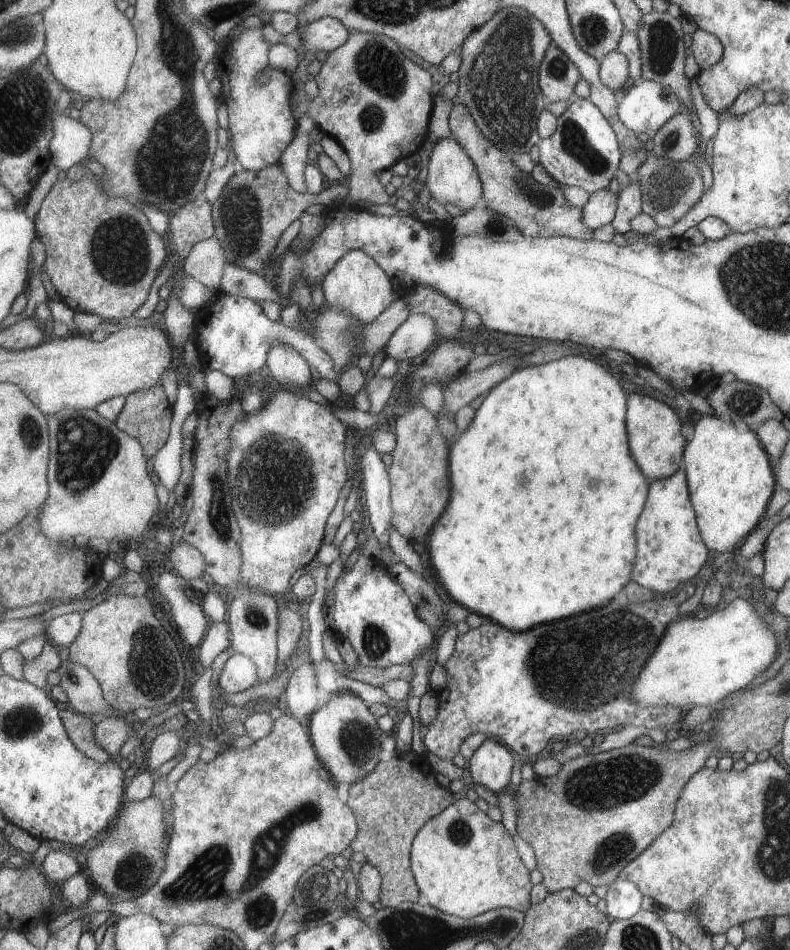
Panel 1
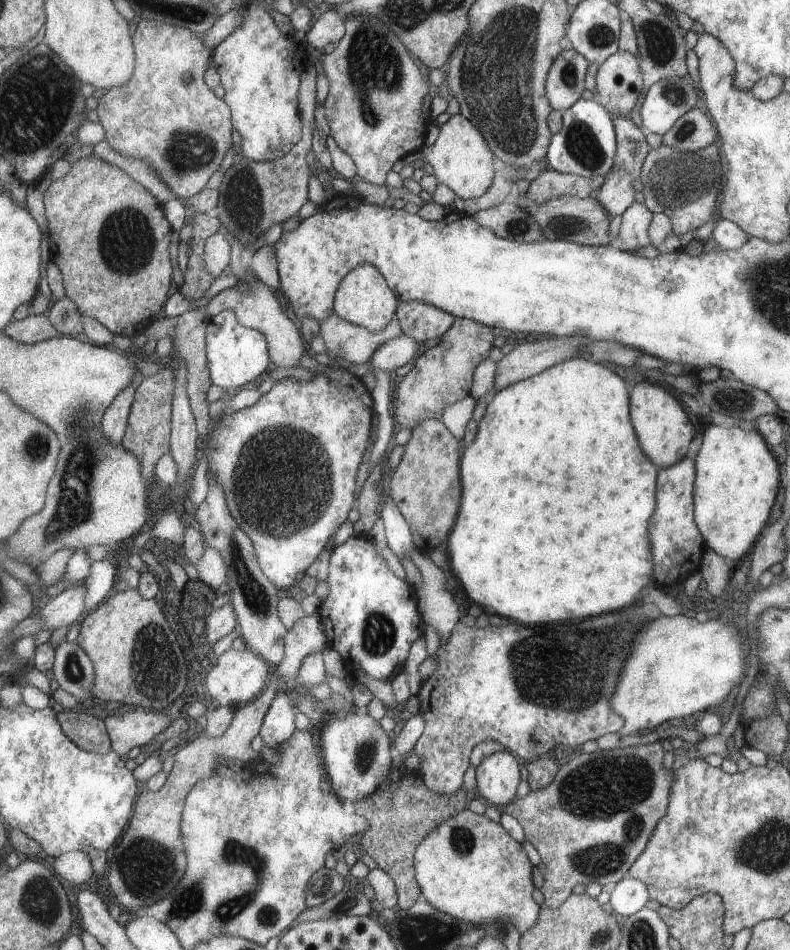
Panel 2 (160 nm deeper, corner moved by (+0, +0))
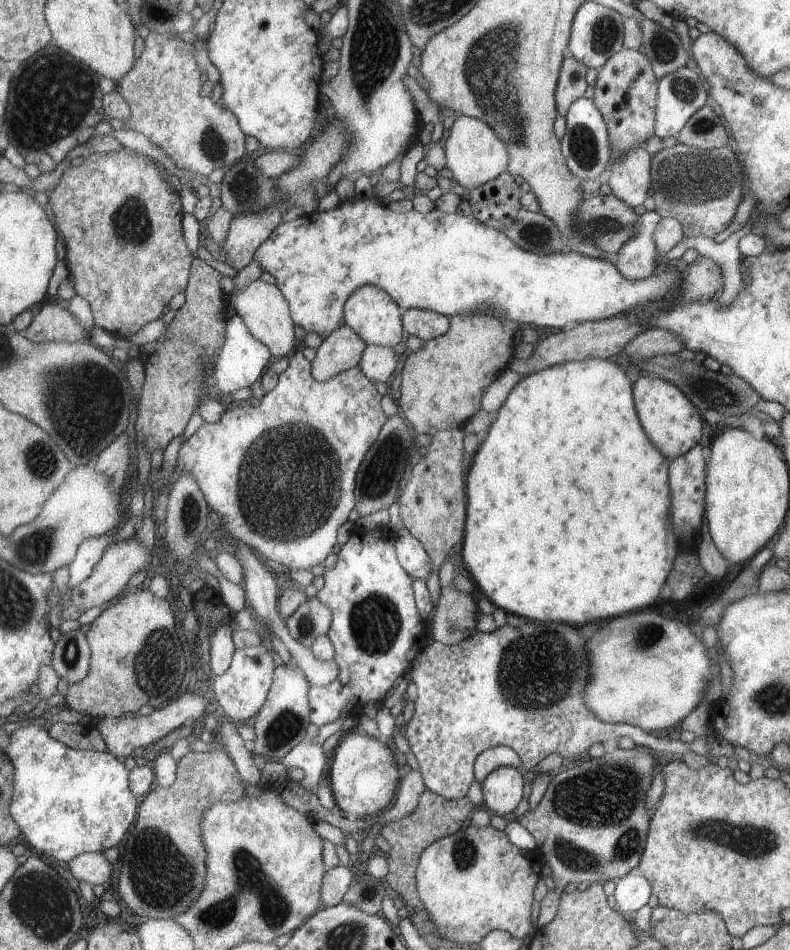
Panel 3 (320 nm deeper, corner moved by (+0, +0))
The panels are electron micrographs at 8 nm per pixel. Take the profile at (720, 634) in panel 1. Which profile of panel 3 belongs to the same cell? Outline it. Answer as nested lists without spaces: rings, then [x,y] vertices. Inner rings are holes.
[[[640,610],[626,615],[621,615],[615,618],[611,618],[609,622],[605,622],[603,628],[599,628],[589,640],[587,640],[587,654],[591,654],[591,686],[587,686],[587,696],[585,696],[585,706],[604,723],[625,723],[631,724],[631,726],[637,726],[645,732],[651,732],[651,730],[663,730],[663,728],[669,730],[671,726],[677,724],[679,720],[682,720],[689,712],[691,708],[696,706],[703,692],[705,692],[705,684],[707,684],[707,674],[711,674],[711,666],[707,664],[707,656],[705,656],[705,646],[701,644],[699,636],[693,636],[691,630],[681,624],[678,620],[667,620],[667,618],[661,618],[659,614],[651,612],[651,610]]]

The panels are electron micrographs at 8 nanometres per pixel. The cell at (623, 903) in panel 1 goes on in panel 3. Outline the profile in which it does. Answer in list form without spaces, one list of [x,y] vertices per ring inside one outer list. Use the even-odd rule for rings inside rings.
[[[626,874],[615,883],[611,899],[623,914],[632,915],[649,900],[650,882],[643,875]]]

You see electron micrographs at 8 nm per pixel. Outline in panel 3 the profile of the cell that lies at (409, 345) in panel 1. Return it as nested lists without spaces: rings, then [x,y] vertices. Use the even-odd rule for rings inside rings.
[[[366,345],[356,364],[367,378],[376,382],[387,382],[387,378],[400,368],[401,360],[395,358],[393,349],[379,345]]]

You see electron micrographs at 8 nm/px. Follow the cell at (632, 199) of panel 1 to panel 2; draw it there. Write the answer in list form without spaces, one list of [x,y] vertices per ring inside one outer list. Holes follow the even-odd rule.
[[[631,202],[620,216],[621,226],[619,226],[617,238],[623,242],[621,250],[634,253],[635,248],[648,246],[650,241],[647,228],[651,222],[652,213],[643,204]]]

